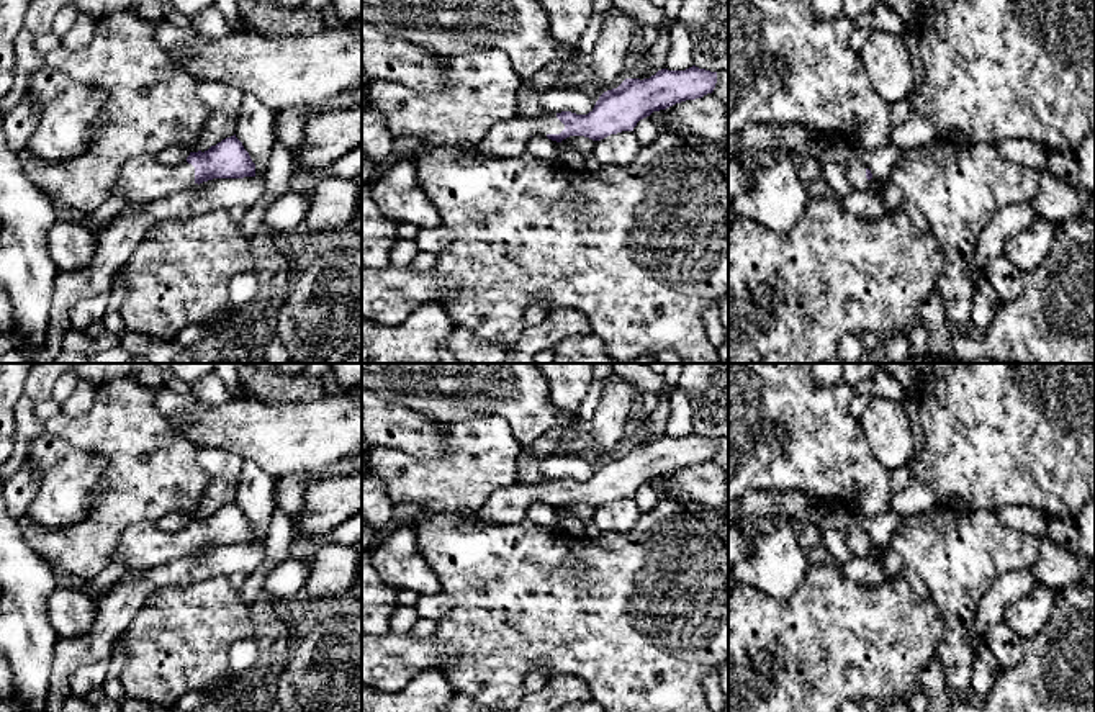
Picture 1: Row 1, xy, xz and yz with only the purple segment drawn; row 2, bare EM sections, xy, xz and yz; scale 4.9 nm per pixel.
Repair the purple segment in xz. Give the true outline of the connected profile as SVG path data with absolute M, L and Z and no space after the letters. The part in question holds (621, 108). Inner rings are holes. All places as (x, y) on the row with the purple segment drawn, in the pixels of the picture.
M696 65L686 70L661 69L650 79L625 79L617 88L604 92L588 115L561 111L534 119L517 115L514 119L498 121L480 142L458 147L483 155L520 157L527 154L527 144L535 134L557 142L570 136L601 141L611 134L633 131L637 123L653 111L702 98L714 92L715 83L717 72Z

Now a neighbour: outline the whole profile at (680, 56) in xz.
M674 21L669 26L669 51L666 54L668 70L686 70L694 65L692 41L683 23Z

